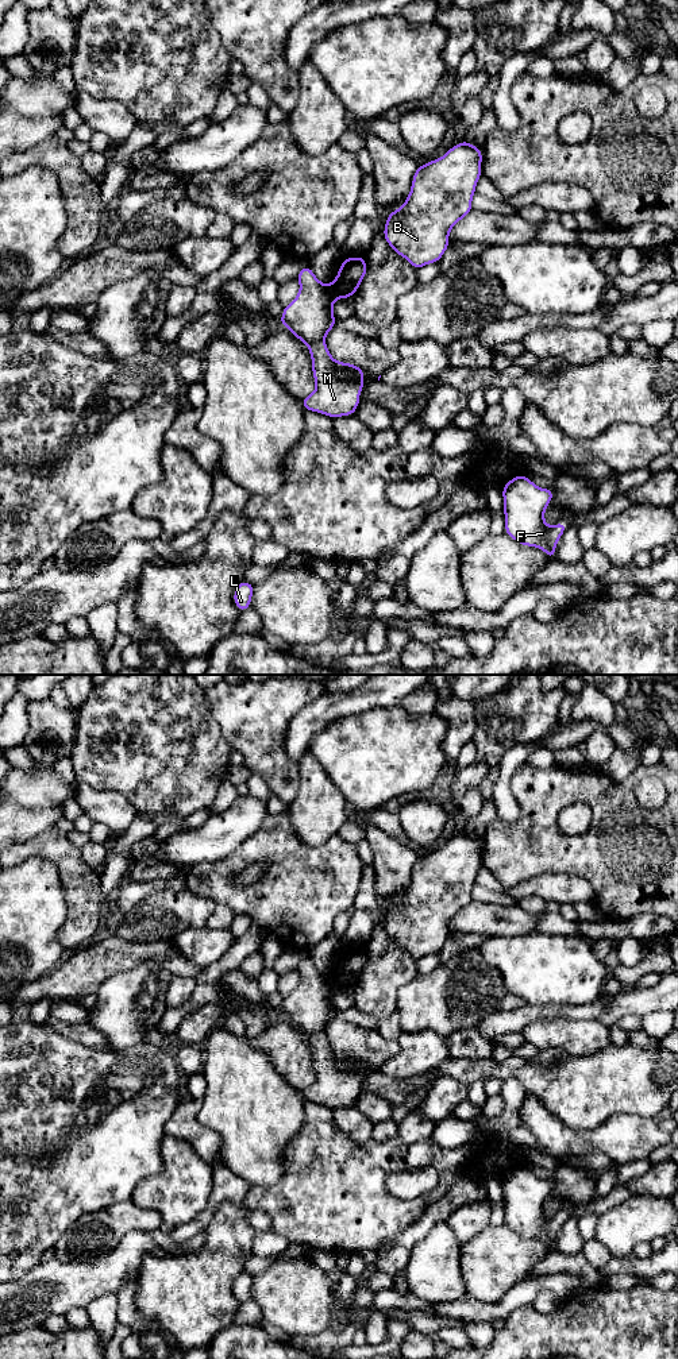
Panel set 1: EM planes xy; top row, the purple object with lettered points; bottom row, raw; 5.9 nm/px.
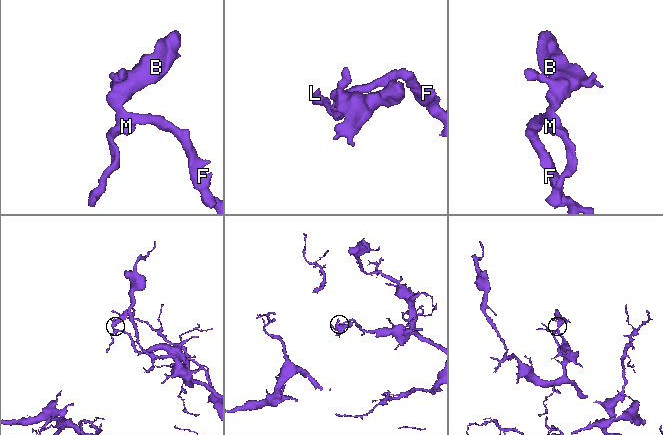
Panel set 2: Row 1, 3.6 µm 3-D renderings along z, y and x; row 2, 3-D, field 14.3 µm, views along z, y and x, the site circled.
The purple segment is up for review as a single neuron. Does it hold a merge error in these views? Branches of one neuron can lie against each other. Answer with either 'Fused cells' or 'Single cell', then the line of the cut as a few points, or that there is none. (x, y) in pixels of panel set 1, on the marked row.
Single cell. No split

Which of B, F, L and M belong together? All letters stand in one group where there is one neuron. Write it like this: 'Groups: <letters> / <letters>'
Groups: B F L M

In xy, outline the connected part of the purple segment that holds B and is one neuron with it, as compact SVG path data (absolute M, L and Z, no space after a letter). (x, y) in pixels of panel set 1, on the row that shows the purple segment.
M462 140L443 157L419 166L413 174L411 192L400 209L386 217L384 238L392 250L405 258L417 271L438 263L450 246L451 228L473 211L471 198L482 175L482 151Z

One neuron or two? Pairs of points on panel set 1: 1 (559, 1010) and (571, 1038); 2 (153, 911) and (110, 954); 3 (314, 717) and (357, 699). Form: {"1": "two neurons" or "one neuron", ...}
{"1": "two neurons", "2": "two neurons", "3": "one neuron"}

